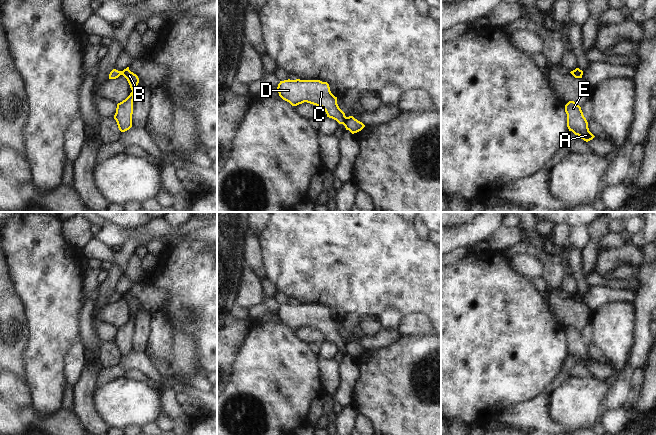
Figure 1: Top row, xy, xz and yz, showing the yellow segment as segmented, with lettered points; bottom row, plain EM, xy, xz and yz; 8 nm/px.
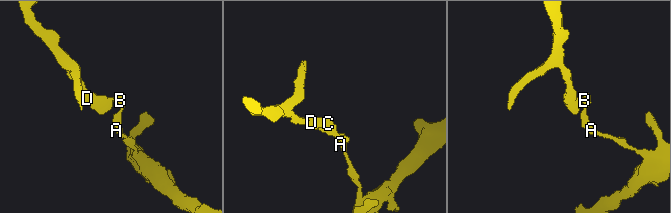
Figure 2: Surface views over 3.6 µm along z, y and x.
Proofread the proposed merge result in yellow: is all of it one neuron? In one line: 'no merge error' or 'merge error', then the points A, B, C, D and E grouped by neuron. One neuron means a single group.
merge error | A B E / C D

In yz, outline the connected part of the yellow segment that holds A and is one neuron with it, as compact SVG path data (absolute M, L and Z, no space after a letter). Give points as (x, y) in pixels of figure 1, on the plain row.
M569 325L565 329L565 336L567 338L567 351L575 359L578 359L584 365L588 366L595 360L589 355L588 346L583 339L581 331L574 325Z

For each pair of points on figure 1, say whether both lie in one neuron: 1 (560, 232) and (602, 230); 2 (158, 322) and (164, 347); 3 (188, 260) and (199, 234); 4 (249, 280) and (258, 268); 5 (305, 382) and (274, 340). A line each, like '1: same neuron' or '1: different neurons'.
1: different neurons
2: same neuron
3: different neurons
4: different neurons
5: same neuron

